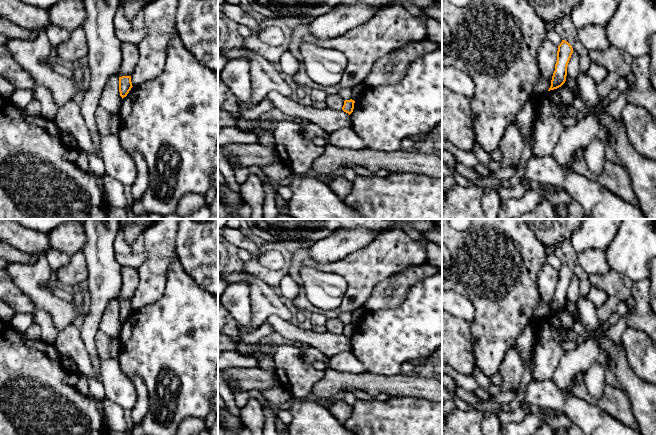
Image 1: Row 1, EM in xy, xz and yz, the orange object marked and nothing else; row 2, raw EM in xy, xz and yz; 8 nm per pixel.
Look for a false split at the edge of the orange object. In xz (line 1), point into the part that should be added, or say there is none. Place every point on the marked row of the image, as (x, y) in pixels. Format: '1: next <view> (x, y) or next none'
1: next none

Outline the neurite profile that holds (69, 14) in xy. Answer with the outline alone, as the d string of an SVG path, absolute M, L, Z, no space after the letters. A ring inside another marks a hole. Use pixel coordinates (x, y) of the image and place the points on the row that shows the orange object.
M63 0L47 12L52 24L69 32L82 27L86 20L85 5L81 0Z

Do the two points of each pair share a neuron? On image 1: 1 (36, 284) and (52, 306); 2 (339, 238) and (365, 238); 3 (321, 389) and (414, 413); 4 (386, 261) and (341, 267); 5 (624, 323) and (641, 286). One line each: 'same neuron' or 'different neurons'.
1: same neuron
2: same neuron
3: different neurons
4: same neuron
5: same neuron

